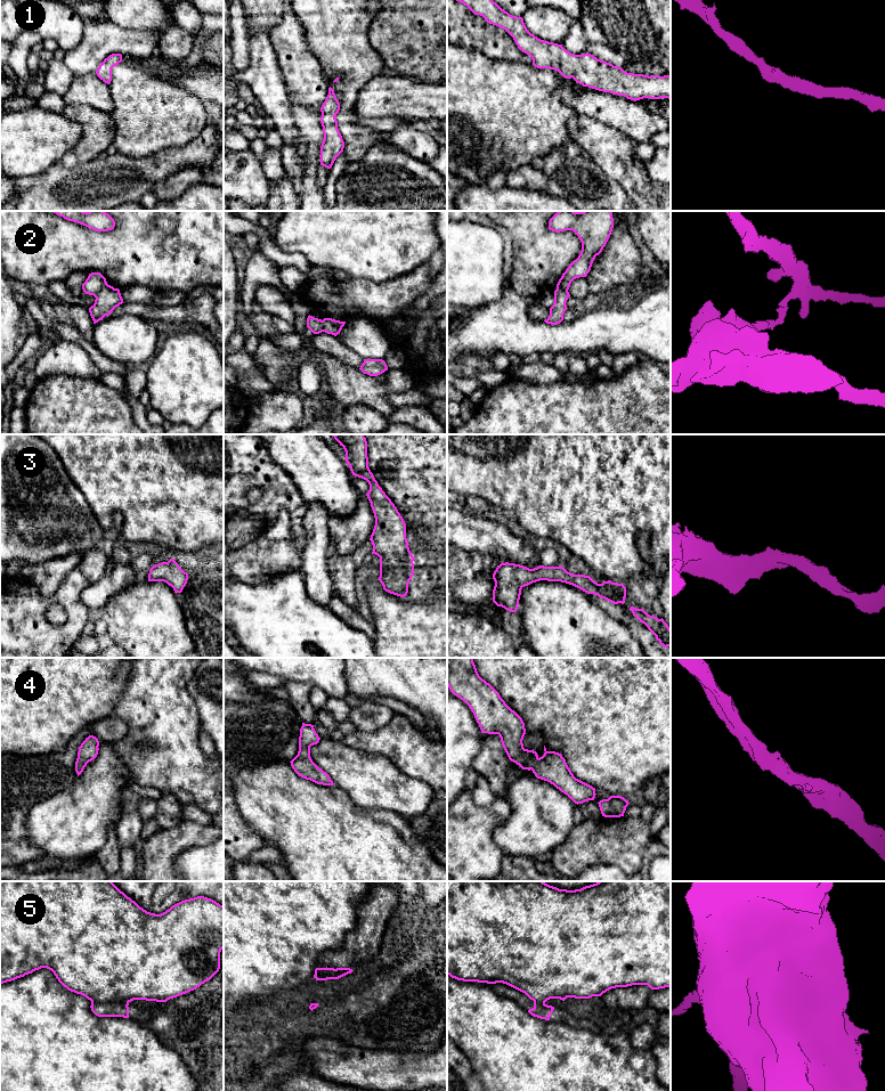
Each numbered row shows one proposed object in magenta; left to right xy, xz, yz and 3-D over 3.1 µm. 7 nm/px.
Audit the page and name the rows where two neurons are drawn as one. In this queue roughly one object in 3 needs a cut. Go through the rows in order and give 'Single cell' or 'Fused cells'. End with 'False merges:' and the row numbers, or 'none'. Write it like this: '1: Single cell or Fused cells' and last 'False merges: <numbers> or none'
1: Single cell
2: Fused cells
3: Single cell
4: Single cell
5: Fused cells
False merges: 2, 5

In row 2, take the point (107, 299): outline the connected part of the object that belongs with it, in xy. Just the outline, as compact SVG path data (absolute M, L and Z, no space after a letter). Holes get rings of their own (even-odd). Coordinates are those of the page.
M111 285L103 287L95 298L95 303L89 308L94 324L109 316L116 307L123 303L120 290Z

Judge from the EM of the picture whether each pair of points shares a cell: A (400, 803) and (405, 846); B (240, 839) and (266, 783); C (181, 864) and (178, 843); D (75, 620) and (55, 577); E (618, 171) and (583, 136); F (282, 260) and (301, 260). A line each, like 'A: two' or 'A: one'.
A: two
B: two
C: two
D: two
E: one
F: one

